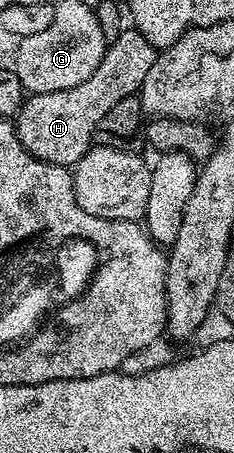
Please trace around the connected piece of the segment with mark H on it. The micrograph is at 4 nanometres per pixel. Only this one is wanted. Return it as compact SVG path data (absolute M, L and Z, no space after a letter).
M123 29L116 41L107 46L96 73L88 81L80 81L72 89L27 98L16 116L16 130L24 149L45 163L73 168L95 142L98 126L106 114L124 97L141 92L144 77L148 77L148 69L152 69L157 56L158 51L148 37L136 29Z

